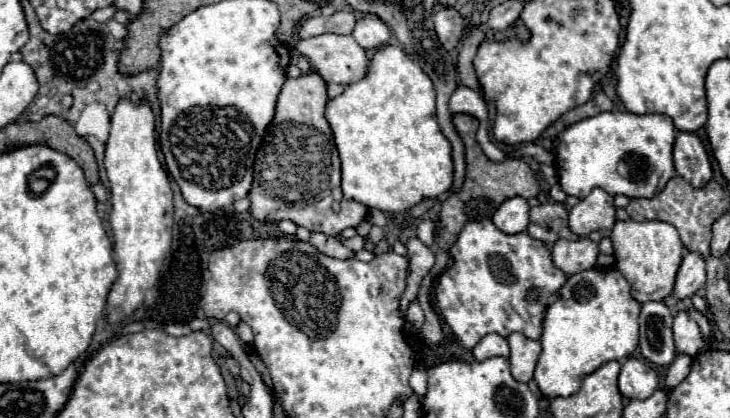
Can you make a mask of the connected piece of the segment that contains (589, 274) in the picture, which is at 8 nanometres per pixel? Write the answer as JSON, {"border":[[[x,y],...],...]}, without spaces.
{"border":[[[589,269],[583,273],[575,273],[567,279],[561,289],[561,297],[547,307],[543,319],[543,335],[541,347],[543,353],[535,367],[535,381],[543,395],[547,397],[569,397],[579,391],[583,377],[605,365],[607,361],[623,361],[629,357],[639,345],[639,309],[641,303],[633,299],[631,285],[621,275],[619,269]]]}

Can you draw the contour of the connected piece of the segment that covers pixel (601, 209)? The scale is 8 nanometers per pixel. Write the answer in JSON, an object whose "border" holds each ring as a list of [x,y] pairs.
{"border":[[[593,189],[569,211],[569,229],[579,237],[587,237],[599,229],[611,229],[615,221],[613,195],[603,189]]]}

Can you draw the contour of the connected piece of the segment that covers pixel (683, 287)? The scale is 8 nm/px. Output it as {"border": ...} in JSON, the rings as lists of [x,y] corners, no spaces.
{"border":[[[689,249],[683,251],[683,263],[679,267],[673,295],[677,299],[685,299],[695,295],[705,285],[705,257],[701,253],[693,253]]]}

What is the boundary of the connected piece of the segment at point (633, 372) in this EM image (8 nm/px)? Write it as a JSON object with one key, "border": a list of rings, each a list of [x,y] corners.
{"border":[[[629,357],[621,365],[619,373],[619,391],[627,399],[647,399],[659,387],[659,375],[653,365],[647,361]]]}

